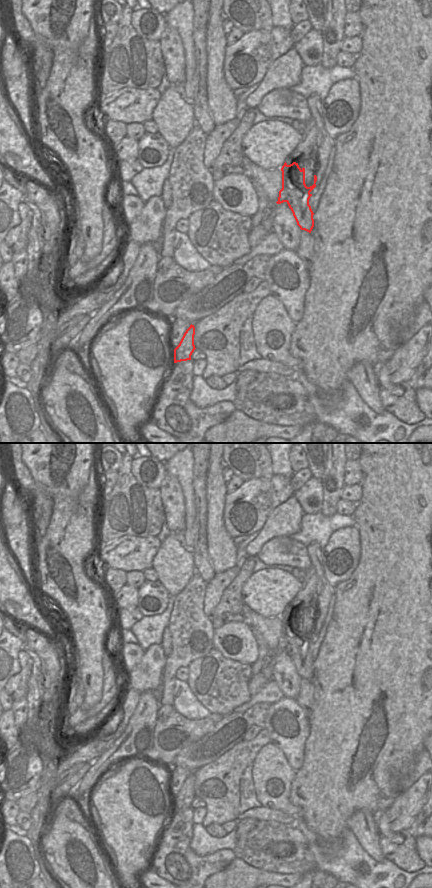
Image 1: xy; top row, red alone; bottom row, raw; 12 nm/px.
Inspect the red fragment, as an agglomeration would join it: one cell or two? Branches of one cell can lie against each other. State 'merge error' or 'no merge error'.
merge error

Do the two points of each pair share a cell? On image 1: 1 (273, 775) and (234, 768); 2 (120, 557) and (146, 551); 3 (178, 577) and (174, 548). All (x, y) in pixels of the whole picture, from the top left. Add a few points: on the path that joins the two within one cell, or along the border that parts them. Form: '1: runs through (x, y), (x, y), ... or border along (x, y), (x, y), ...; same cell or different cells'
1: border along (265, 745), (257, 753), (251, 764); different cells
2: runs through (126, 553), (140, 551); same cell
3: runs through (175, 570), (174, 555); same cell

